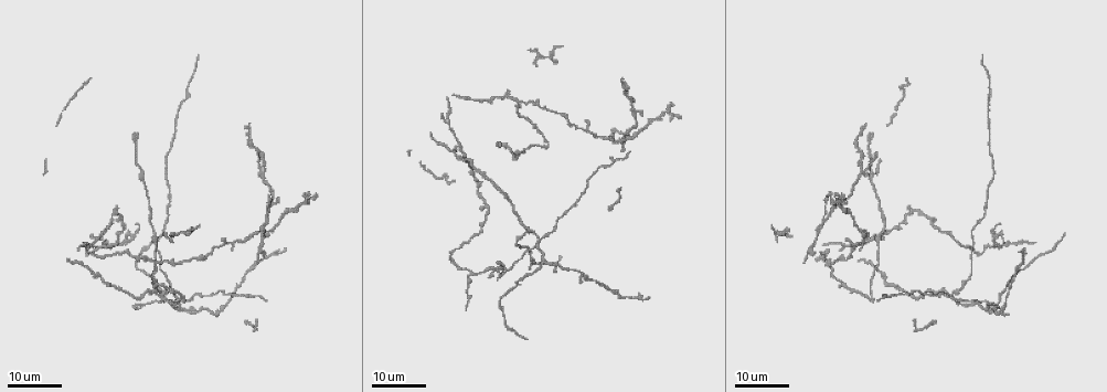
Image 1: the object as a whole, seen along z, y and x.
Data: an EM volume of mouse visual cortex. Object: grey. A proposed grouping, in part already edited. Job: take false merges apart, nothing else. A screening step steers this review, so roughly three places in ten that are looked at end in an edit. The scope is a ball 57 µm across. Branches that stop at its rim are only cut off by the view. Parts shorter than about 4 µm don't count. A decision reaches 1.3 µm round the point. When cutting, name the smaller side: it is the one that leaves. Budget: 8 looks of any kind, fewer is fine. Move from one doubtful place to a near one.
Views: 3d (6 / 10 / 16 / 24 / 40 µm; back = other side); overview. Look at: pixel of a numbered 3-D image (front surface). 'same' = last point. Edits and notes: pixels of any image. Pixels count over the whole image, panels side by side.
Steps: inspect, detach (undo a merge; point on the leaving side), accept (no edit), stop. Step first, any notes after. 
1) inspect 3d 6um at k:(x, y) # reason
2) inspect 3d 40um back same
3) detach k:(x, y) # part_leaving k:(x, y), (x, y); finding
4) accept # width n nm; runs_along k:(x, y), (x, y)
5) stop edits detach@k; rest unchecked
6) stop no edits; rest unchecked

inspect 3d 24um at 1:(537, 246) # looks like a crossing

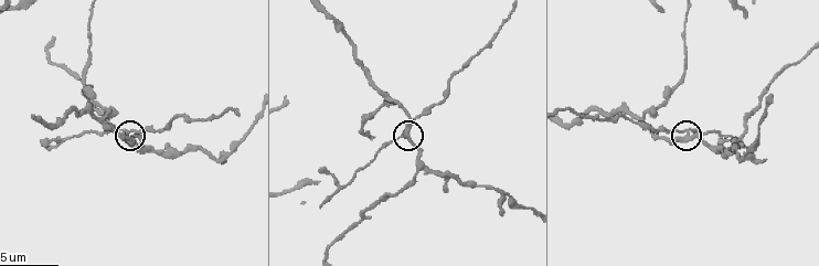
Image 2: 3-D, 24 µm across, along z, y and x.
inspect 3d 6um at 2:(406, 137) # zoom in

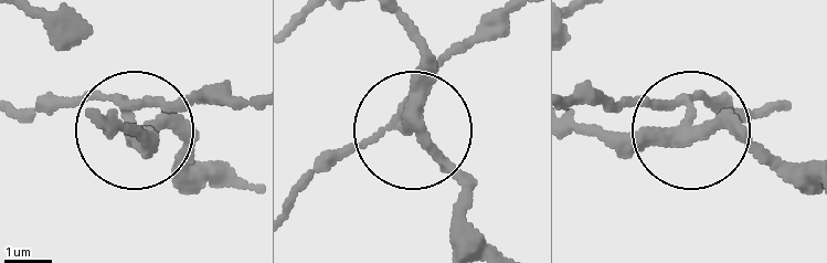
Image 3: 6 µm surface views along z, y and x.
detach 3:(157, 97) # arms 4; a second neuron is stuck on

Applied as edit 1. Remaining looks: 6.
inspect 3d 16um at 1:(631, 114) # two arms in line, one across

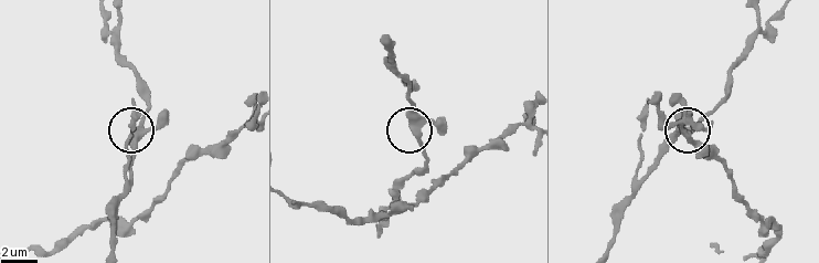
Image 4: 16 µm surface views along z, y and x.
inspect 3d 6um at 4:(414, 121) # closer look

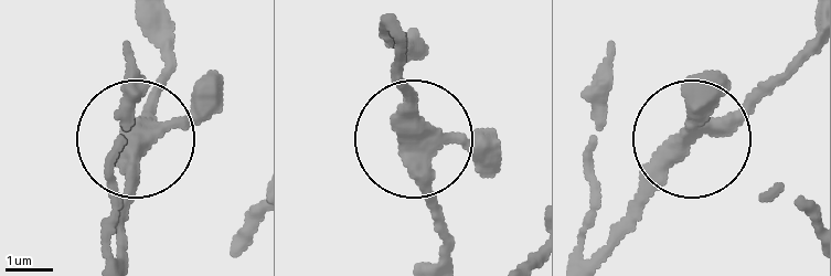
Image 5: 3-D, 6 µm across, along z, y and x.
accept # width 370 nm; continuous, no second neuron

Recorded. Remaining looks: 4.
inspect 3d 16um at 1:(519, 103)

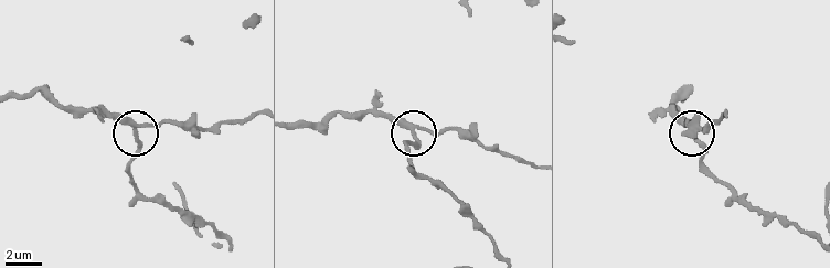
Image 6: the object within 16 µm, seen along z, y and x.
inspect 3d 6um at 6:(415, 134)

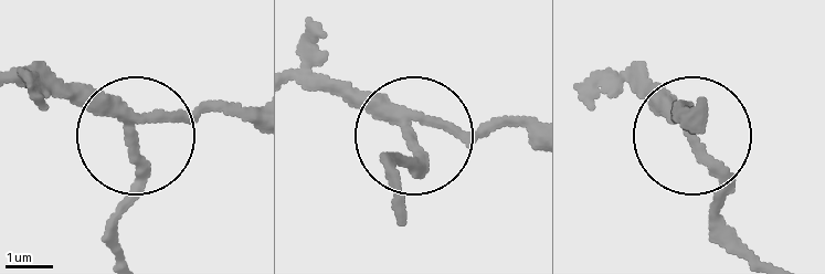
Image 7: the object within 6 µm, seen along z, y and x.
accept # arms 3; runs_along 7:(294, 80), (365, 95), (412, 130), (531, 127); all the same neuron

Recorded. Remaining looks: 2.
inspect 3d 24um at 1:(262, 172) # looks like a crossing

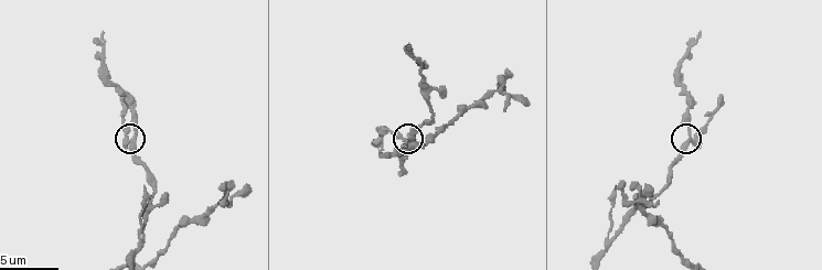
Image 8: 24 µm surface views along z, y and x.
inspect 3d 6um at 8:(133, 139)

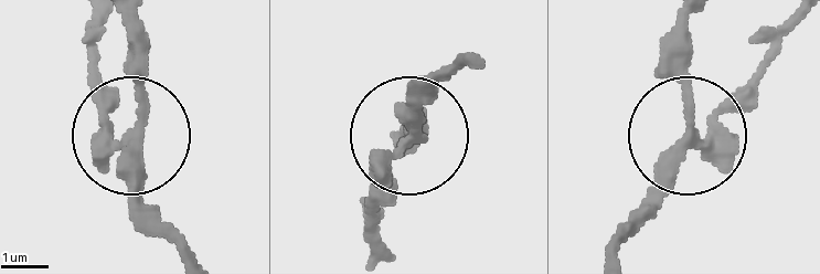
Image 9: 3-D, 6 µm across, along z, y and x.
accept # arms 4; continuous, no second neuron

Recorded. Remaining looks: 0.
stop edits detach@3; rest unchecked

